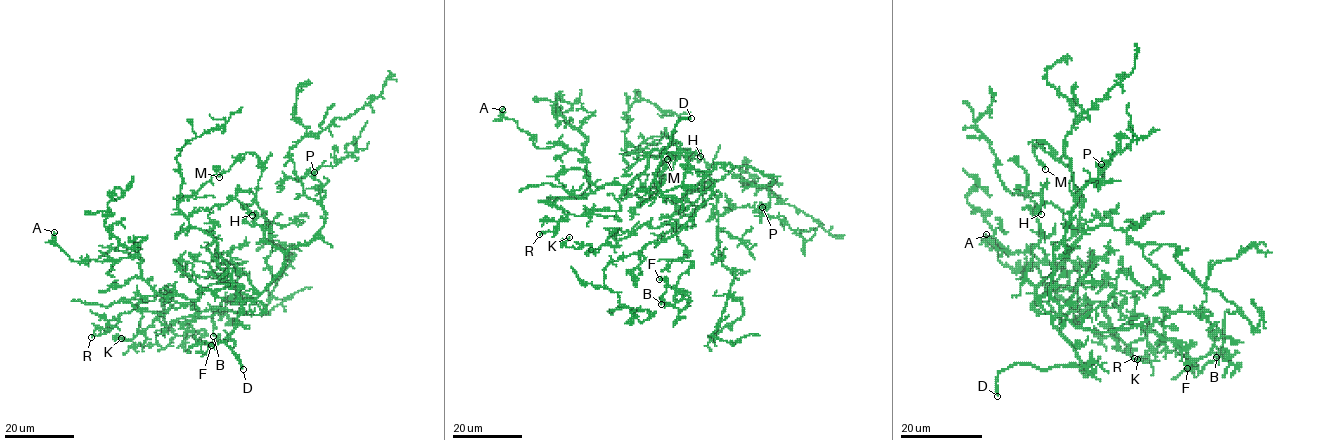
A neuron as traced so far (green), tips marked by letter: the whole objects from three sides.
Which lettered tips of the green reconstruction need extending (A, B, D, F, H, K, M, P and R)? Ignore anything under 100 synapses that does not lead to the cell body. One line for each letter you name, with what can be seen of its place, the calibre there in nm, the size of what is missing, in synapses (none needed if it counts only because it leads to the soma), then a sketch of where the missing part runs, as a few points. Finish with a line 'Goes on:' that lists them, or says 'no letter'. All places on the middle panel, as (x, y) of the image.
D: at (691, 118); 240 nm thick; missing branch runs (691, 118), (709, 127), (741, 126), (757, 132)
Goes on: D

